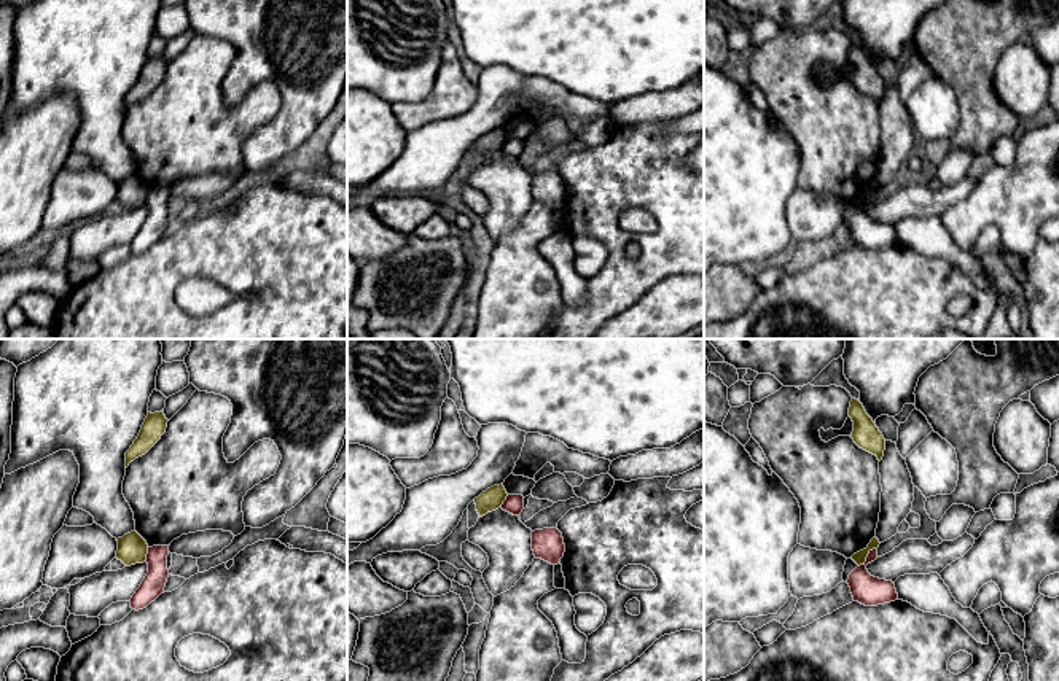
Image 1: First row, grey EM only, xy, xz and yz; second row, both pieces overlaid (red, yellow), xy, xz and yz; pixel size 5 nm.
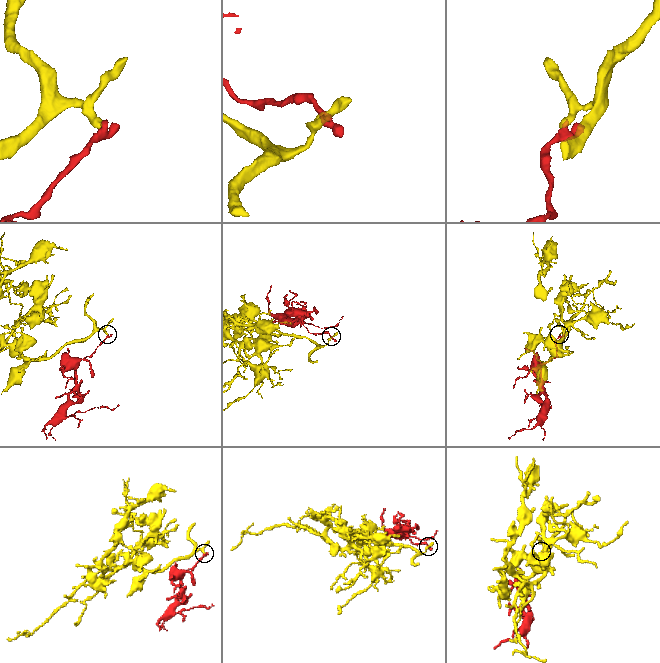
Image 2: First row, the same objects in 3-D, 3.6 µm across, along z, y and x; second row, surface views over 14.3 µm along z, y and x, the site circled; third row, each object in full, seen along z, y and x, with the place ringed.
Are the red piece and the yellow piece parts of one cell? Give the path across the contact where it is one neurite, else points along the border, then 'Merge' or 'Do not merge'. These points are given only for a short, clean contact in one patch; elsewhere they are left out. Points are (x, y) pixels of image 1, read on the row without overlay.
Boundary: yz (876, 191), (859, 210). Do not merge

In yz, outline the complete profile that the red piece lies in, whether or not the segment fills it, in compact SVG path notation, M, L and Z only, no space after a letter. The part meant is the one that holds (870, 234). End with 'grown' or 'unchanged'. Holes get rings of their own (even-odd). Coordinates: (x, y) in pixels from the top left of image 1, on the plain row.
M877 193L869 194L866 205L857 210L847 223L854 245L865 250L877 250L898 243L892 224L874 221L868 216L866 208L877 202Z; unchanged

